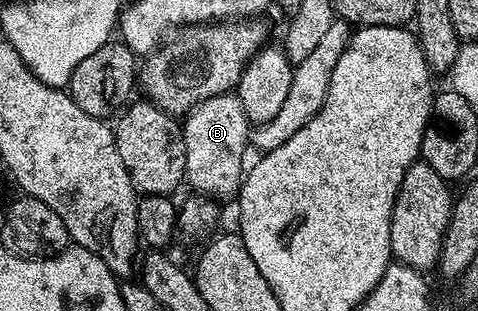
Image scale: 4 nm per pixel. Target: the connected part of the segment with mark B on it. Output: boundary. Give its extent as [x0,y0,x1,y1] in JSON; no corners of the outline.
[181,92,252,200]

